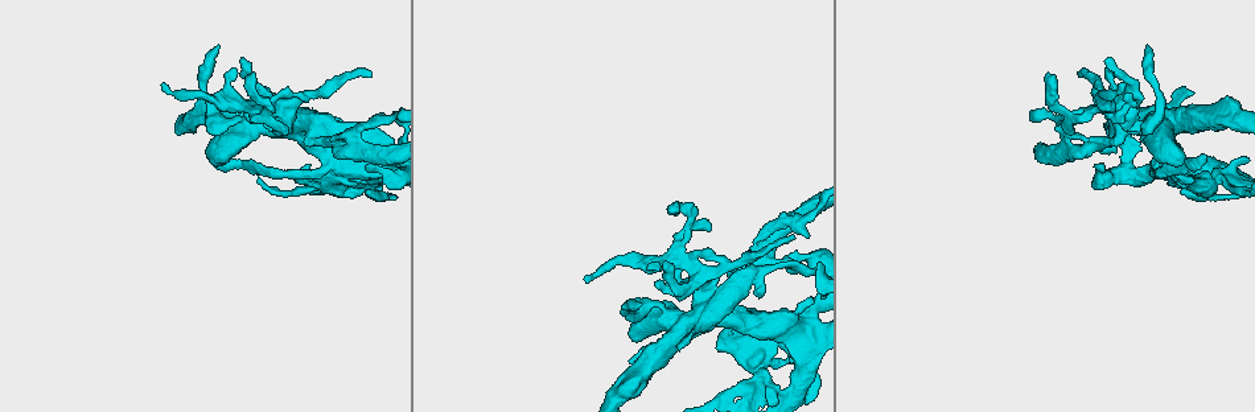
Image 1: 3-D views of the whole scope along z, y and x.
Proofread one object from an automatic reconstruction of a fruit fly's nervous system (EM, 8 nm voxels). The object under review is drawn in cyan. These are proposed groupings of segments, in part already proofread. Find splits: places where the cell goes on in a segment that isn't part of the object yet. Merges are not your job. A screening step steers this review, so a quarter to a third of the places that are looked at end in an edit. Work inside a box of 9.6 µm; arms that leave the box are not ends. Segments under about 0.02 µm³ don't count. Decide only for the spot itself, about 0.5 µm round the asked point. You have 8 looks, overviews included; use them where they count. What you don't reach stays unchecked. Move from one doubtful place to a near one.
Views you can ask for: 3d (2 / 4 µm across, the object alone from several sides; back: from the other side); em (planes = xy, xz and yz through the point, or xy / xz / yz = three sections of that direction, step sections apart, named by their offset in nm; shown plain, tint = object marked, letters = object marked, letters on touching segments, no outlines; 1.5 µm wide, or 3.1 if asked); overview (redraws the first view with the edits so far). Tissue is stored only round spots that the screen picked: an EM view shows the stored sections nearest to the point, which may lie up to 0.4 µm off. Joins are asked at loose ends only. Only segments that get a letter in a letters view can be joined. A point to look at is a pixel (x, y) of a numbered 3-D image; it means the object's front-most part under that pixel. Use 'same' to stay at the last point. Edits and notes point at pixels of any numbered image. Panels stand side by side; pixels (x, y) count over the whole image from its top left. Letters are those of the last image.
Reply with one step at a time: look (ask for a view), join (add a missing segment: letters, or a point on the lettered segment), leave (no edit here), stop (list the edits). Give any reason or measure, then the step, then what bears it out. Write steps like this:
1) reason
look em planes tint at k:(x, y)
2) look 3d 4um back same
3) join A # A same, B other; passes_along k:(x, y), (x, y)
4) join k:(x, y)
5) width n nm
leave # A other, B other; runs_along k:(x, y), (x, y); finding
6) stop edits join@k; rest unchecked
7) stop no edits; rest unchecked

thin end
look em planes letters at 1:(252, 75)

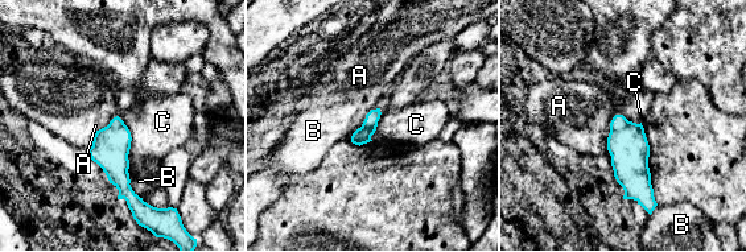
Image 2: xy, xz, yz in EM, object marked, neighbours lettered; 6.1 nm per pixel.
leave # A other, B other, C other; border 2:(116, 115), (130, 132), (130, 166); no lettered segment goes on from it

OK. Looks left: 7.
free end
look 3d 4um at 1:(1099, 165)

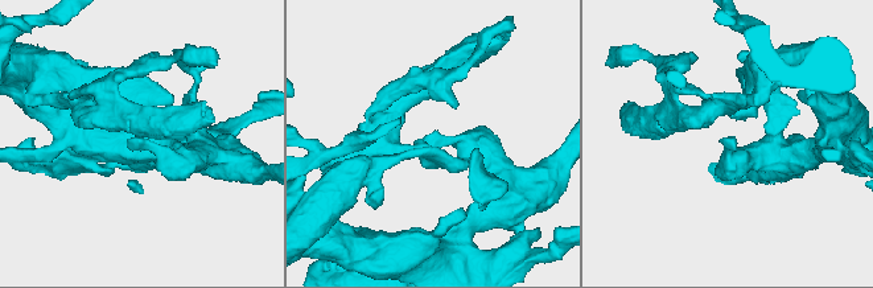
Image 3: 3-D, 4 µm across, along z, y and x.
need the tissue
look em xy step 4 tint at 3:(726, 139)

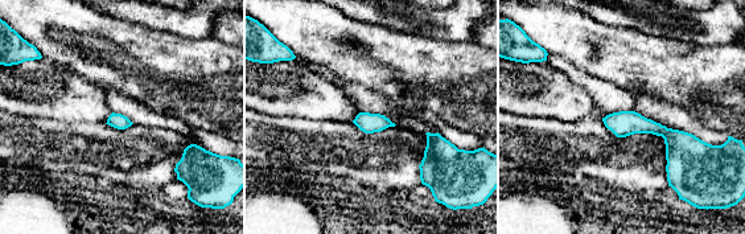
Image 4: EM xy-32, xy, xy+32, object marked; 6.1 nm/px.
another direction
look em yz step 8 letters same

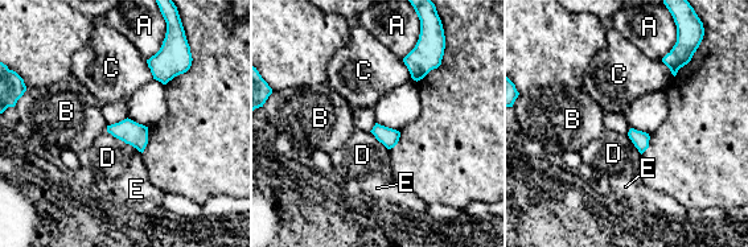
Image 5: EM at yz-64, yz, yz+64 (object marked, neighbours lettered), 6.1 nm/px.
leave # A other, B other, C other, D other, E other; border 5:(106, 126), (107, 130); no lettered segment goes on from it

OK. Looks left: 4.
branch stops here
look 3d 2um at 1:(780, 366)

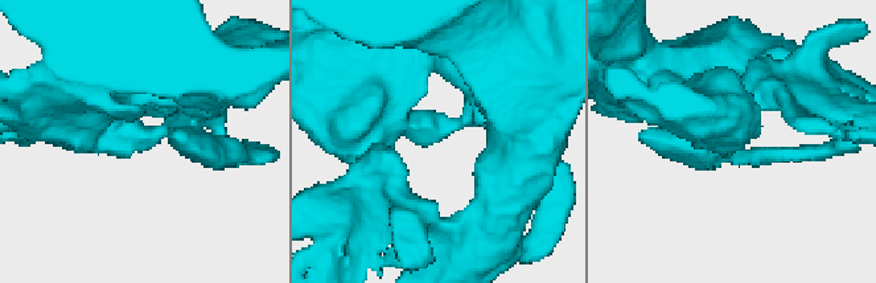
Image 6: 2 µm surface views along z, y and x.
look em xz step 8 letters at 6:(434, 134)

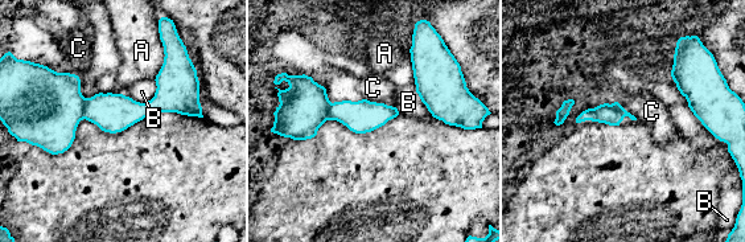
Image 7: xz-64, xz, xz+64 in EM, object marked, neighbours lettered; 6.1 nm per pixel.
another direction
look em xy step 4 letters same

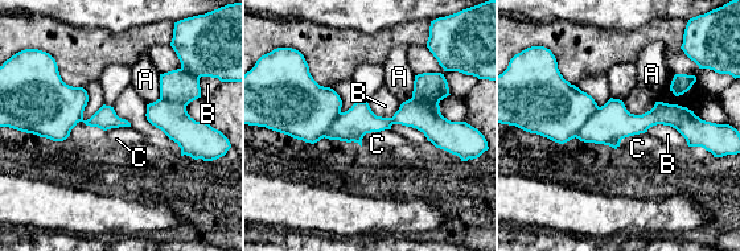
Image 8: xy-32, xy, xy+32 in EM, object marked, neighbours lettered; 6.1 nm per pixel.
leave # A other, B other, C other; border 8:(390, 128), (368, 132), (361, 145); no lettered segment goes on from it

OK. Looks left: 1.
stop no edits; rest unchecked

